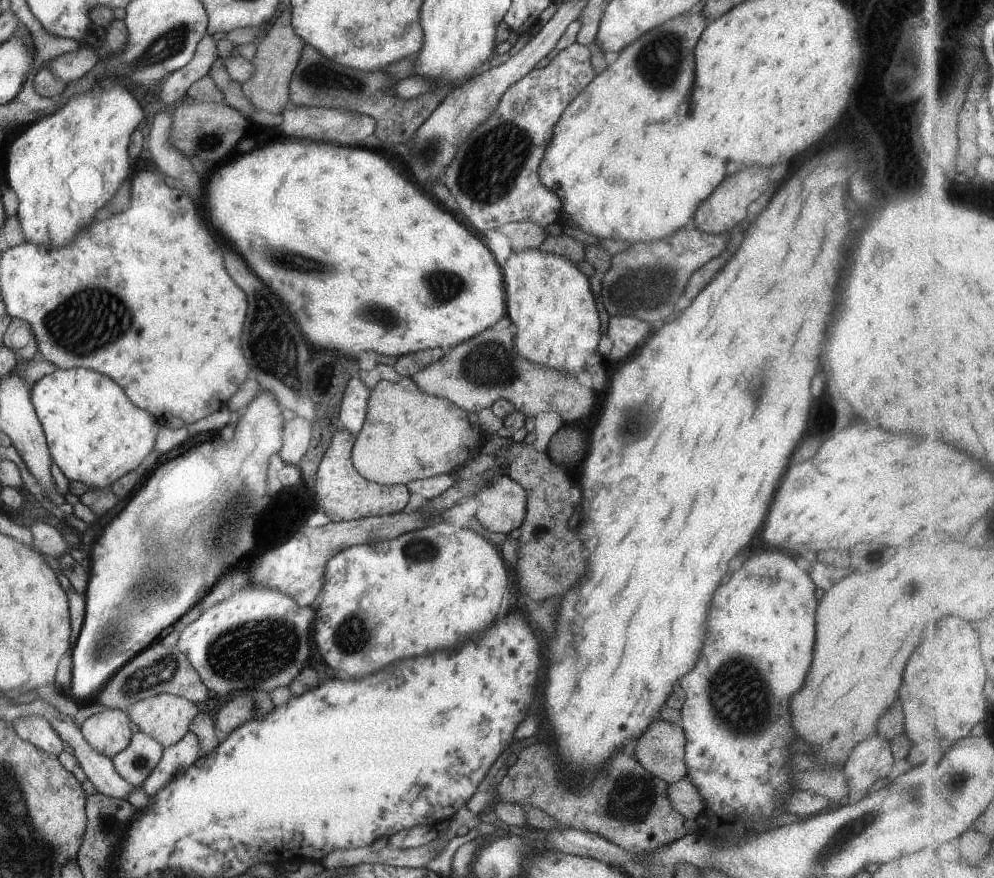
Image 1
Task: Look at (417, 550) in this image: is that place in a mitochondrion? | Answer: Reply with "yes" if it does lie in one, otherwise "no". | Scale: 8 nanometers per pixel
yes

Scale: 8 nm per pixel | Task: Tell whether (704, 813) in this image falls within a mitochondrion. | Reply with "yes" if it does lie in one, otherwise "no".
no

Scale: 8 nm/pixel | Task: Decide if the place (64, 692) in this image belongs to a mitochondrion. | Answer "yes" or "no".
no

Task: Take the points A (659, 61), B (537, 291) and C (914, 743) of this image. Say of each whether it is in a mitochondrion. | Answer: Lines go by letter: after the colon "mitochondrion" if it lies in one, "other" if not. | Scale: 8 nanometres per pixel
A: mitochondrion
B: other
C: other

